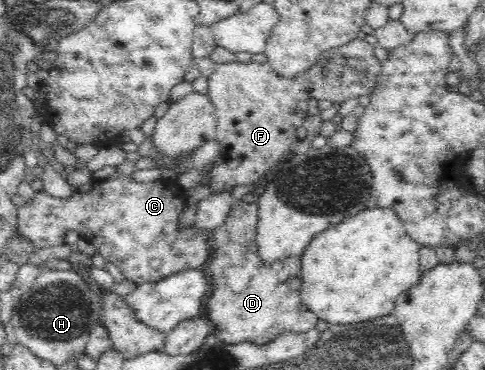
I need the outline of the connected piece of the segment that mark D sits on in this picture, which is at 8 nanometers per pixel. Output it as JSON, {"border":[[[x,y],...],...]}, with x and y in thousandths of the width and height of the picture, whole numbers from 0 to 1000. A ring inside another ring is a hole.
{"border":[[[489,543],[468,597],[433,630],[435,689],[425,719],[431,727],[423,732],[435,743],[439,768],[437,797],[429,808],[427,862],[435,873],[441,908],[470,932],[518,922],[522,932],[542,935],[588,900],[619,900],[652,889],[658,870],[654,851],[641,846],[621,814],[621,697],[594,695],[555,716],[538,705],[528,654],[530,565],[530,546]]]}

